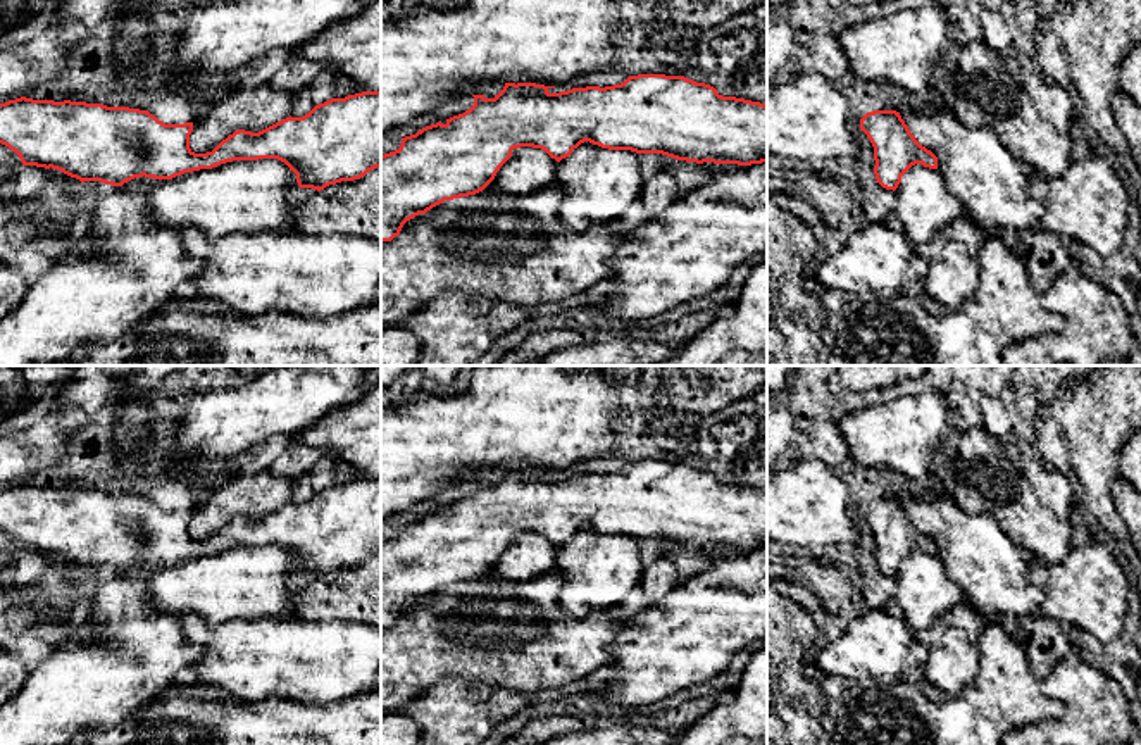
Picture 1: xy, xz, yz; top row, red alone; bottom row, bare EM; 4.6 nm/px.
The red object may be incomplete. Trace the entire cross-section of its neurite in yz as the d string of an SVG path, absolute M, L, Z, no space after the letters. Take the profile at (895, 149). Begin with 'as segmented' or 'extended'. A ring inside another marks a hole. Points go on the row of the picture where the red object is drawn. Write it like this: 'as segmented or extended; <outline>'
as segmented; M874 110L860 119L860 129L874 147L874 174L886 190L896 190L915 164L938 169L938 157L922 147L896 110Z

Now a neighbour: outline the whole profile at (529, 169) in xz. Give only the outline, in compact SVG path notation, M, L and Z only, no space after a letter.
M521 147L512 150L512 157L500 167L493 185L507 195L526 197L552 186L555 172L557 160L545 150Z

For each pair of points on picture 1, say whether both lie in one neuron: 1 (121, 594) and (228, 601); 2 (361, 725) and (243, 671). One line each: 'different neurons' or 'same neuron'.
1: different neurons
2: different neurons

